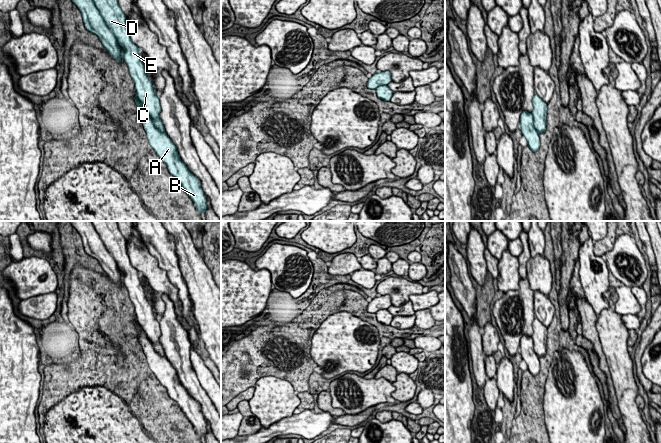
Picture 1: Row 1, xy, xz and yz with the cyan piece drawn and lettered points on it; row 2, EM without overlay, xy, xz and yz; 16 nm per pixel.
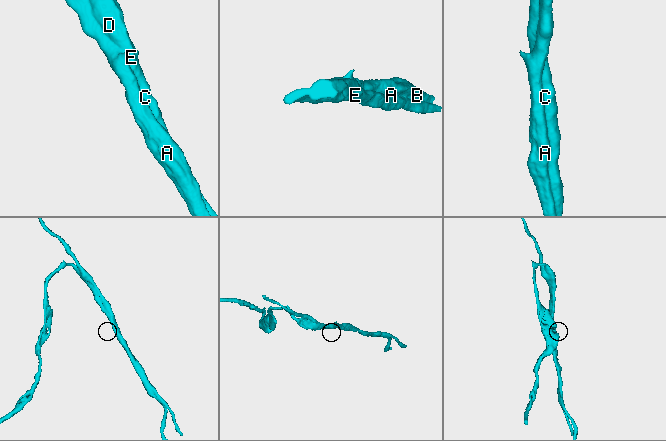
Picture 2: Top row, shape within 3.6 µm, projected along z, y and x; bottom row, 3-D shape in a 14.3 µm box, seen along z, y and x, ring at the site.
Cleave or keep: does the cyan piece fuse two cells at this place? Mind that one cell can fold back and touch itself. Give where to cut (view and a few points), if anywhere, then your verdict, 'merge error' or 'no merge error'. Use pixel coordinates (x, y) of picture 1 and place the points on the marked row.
no cut | no merge error

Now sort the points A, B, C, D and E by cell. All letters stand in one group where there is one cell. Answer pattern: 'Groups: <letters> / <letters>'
Groups: A B C D E

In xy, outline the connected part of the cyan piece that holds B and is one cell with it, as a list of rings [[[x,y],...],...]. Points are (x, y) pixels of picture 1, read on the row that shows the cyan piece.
[[[71,0],[81,11],[85,28],[98,36],[107,52],[118,62],[123,58],[135,84],[135,102],[139,118],[146,131],[149,144],[157,156],[167,165],[169,172],[177,178],[196,210],[206,212],[206,197],[200,181],[181,160],[177,147],[165,132],[160,119],[159,96],[154,92],[152,81],[146,75],[140,56],[127,29],[126,15],[118,0]]]

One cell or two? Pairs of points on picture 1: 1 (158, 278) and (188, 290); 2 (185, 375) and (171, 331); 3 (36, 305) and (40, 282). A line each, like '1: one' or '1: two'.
1: two
2: one
3: two

